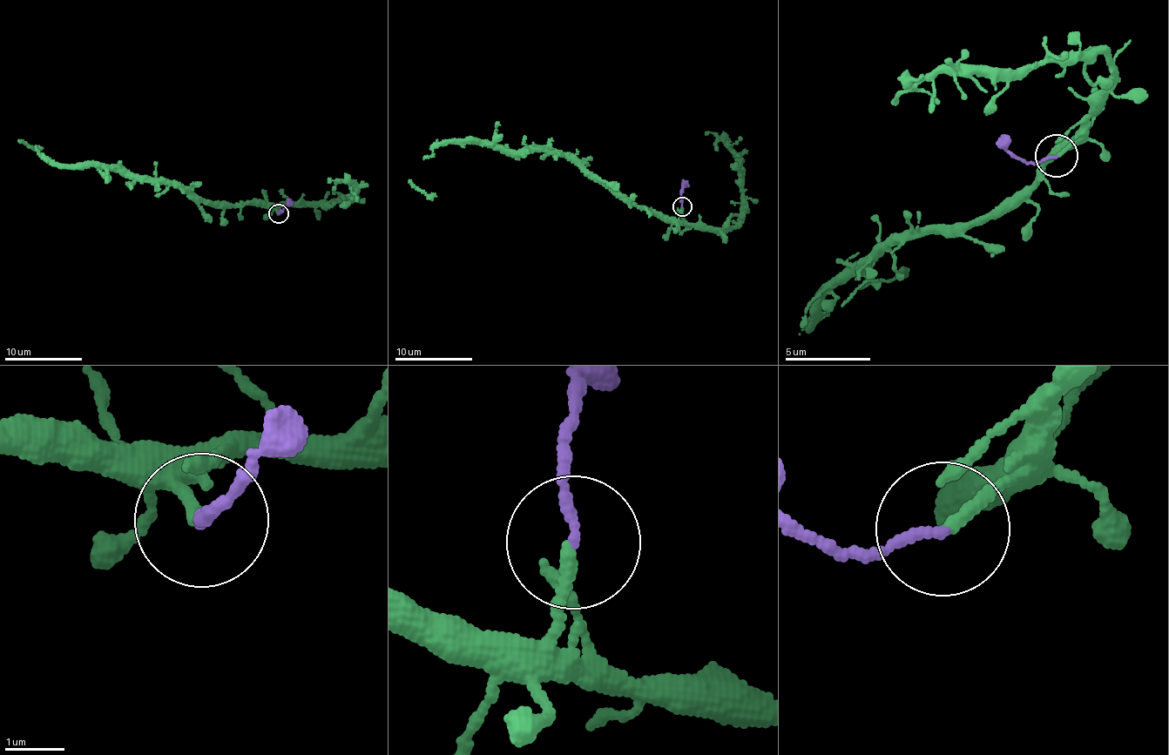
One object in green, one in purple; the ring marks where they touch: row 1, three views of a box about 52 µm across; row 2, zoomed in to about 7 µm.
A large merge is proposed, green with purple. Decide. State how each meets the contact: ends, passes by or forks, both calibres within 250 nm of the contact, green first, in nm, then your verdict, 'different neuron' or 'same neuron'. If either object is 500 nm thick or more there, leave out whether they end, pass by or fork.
green ends; purple ends; calibres 200 and 160 nm; different neuron

